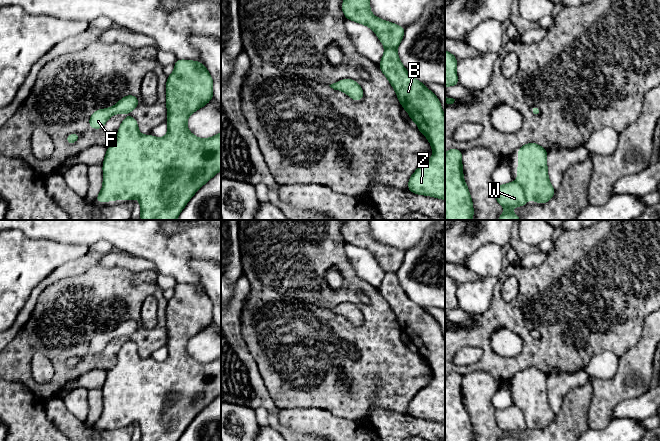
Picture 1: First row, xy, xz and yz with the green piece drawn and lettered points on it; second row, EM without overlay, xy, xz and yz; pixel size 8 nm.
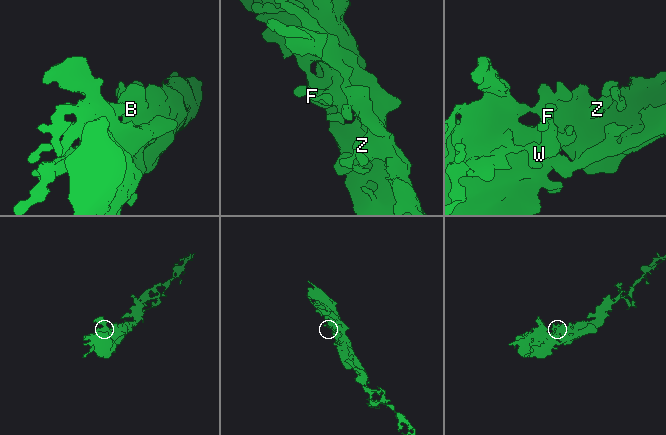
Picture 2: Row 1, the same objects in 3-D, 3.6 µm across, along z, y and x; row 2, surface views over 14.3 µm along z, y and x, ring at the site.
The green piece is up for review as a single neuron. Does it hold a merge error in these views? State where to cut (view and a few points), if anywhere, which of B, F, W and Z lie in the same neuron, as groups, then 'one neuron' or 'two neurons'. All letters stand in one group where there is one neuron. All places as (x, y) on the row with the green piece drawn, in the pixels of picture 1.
no cut; B F W Z; one neuron

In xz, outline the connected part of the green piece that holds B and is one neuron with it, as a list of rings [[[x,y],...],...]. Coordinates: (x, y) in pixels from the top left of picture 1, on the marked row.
[[[344,0],[342,11],[346,19],[370,27],[385,47],[384,55],[378,65],[394,88],[397,97],[409,115],[418,125],[418,130],[429,140],[433,157],[412,174],[408,182],[410,192],[445,200],[445,115],[436,95],[421,81],[414,79],[405,69],[397,54],[397,47],[403,39],[405,28],[375,17],[370,11],[369,0]]]

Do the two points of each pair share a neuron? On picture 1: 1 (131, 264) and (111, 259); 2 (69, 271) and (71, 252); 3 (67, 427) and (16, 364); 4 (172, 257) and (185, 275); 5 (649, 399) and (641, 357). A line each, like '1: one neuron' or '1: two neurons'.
1: one neuron
2: two neurons
3: two neurons
4: one neuron
5: two neurons

